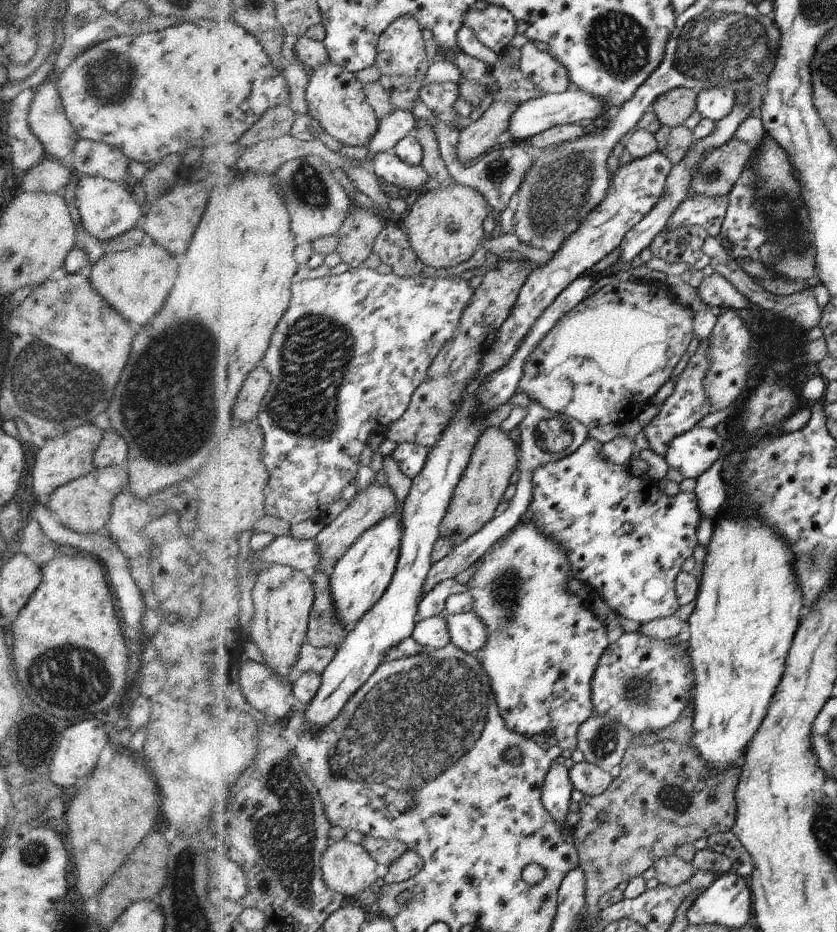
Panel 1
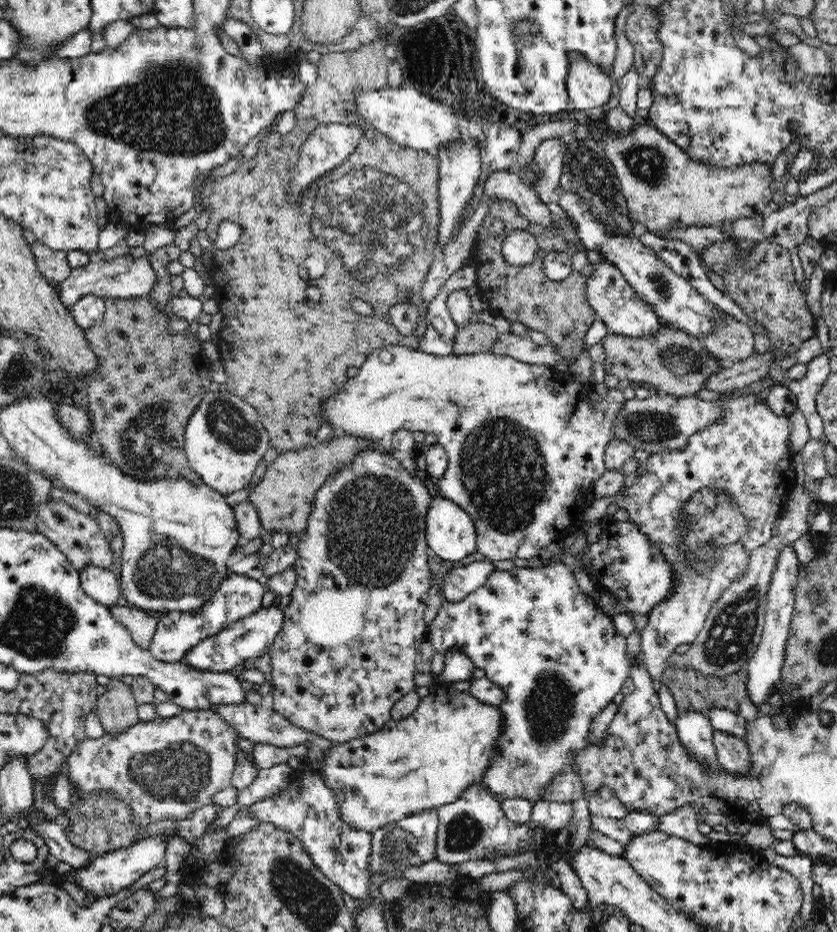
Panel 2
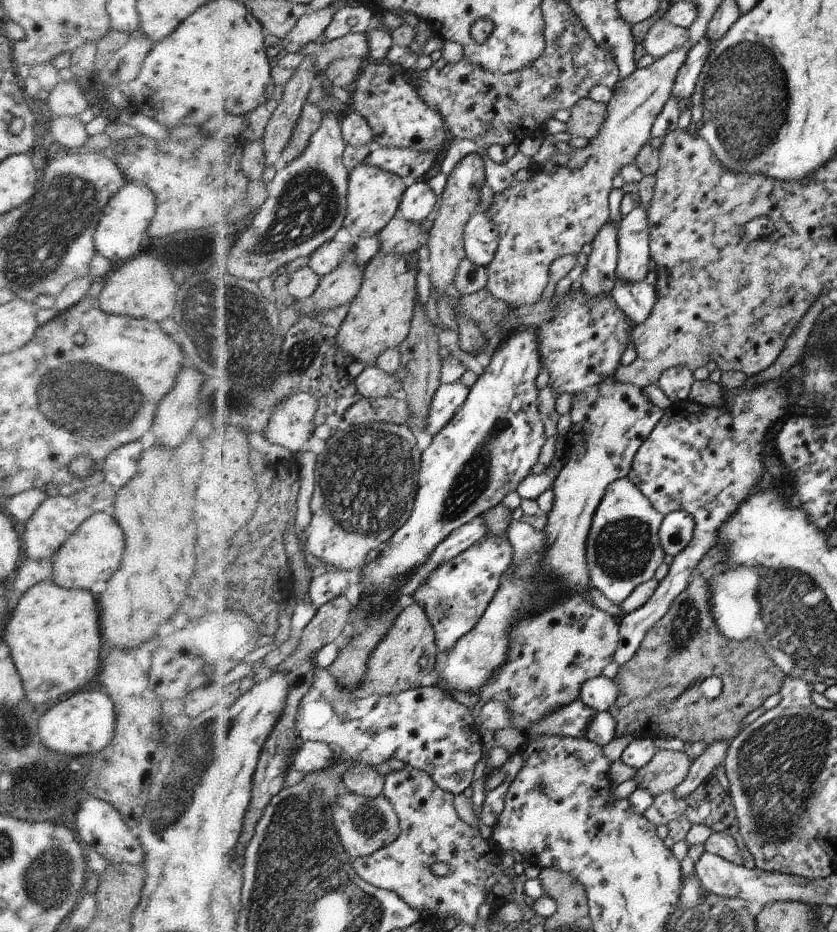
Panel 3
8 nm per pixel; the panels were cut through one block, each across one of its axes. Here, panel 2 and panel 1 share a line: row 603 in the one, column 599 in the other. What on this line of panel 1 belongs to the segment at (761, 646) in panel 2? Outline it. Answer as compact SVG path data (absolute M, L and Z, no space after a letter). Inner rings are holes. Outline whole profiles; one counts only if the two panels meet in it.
M586 760L572 766L569 770L569 778L578 792L589 797L602 794L613 780L609 772Z

